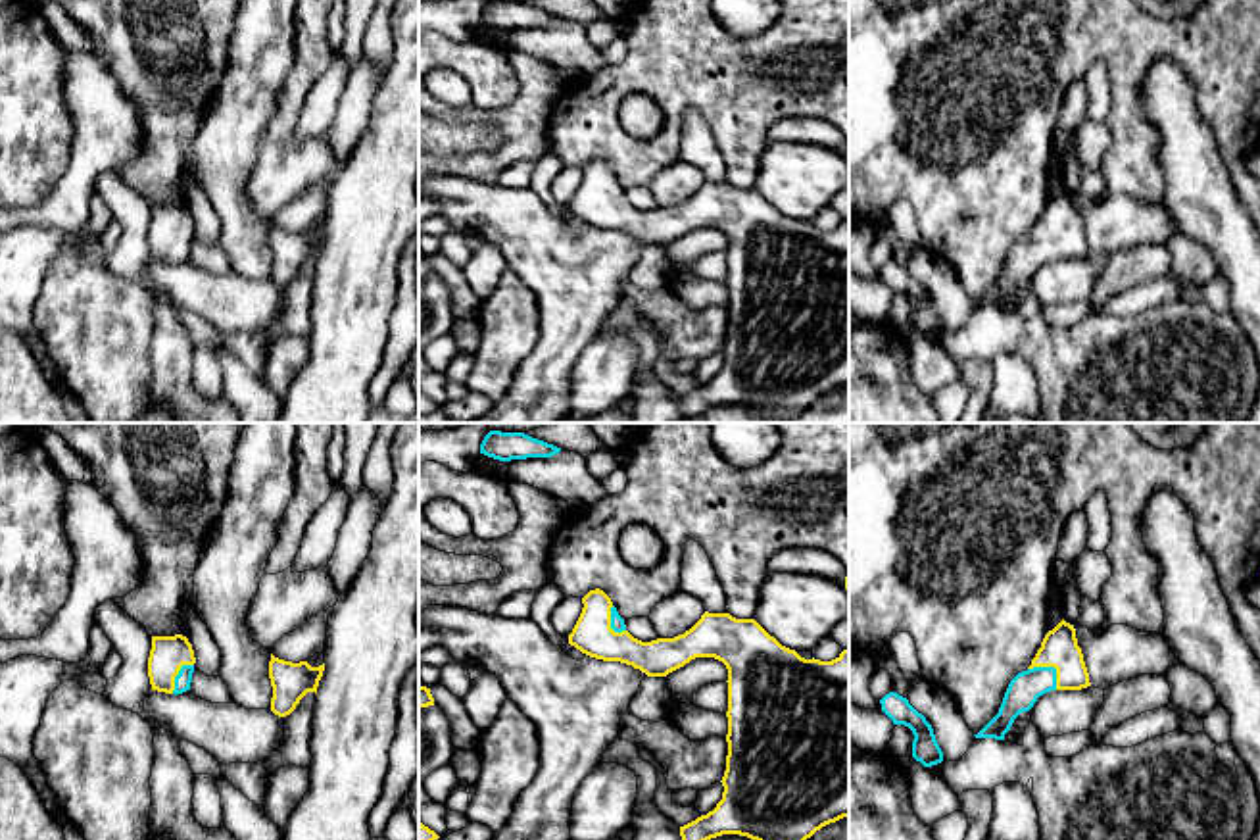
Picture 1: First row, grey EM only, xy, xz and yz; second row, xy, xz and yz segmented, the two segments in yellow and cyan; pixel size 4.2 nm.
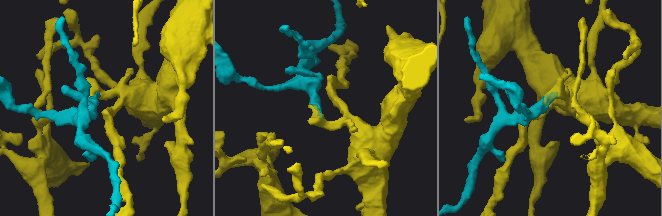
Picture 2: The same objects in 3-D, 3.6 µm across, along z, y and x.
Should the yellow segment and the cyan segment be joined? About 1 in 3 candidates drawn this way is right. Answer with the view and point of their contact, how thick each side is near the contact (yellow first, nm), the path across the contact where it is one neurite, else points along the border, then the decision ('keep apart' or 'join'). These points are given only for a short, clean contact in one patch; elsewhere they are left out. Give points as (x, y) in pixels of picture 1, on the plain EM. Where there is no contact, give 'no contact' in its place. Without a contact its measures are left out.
meets yellow in yz at (1051, 235); 160 nm thick on the yellow side, 140 nm on the other; runs through yz (1059, 218), (1059, 227), (1051, 235), (1026, 256); join

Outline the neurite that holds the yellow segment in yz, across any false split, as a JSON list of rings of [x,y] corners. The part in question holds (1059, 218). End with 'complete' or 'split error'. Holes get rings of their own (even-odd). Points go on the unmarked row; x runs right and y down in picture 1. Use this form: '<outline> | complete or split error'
[[[1062,188],[1045,204],[1031,235],[1010,250],[999,283],[974,306],[1005,309],[1014,288],[1030,281],[1039,265],[1051,259],[1081,259],[1087,256],[1091,252],[1076,198]]] | split error

